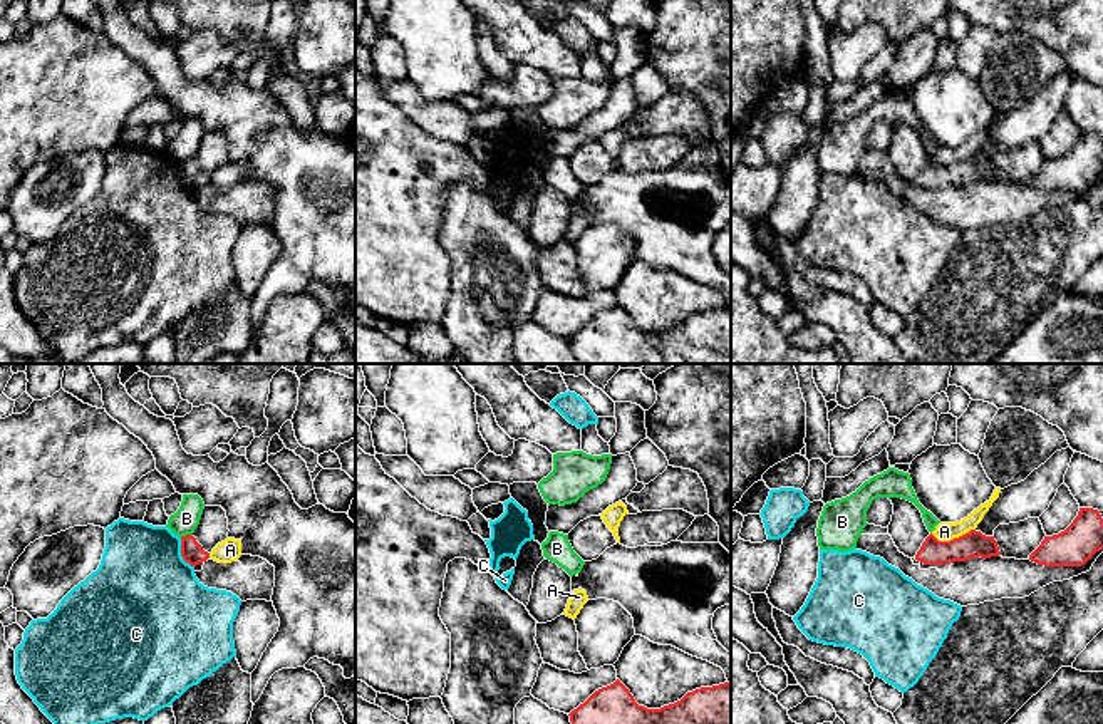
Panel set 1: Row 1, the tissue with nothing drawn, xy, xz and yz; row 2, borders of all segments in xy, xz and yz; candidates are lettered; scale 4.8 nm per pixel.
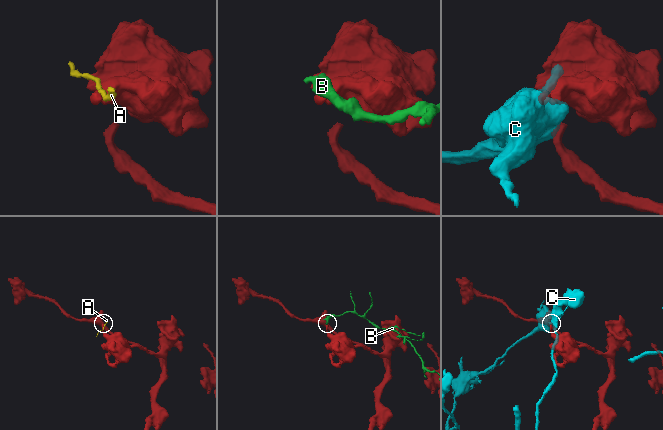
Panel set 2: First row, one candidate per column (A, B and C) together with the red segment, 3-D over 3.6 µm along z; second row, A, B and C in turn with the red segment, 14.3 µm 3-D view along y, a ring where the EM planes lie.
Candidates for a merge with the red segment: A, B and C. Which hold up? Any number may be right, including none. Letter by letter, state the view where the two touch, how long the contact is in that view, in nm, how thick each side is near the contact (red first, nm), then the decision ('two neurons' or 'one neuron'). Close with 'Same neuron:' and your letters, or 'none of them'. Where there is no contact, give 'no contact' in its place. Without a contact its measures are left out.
A: meets red in yz; contact 220 nm long; 130 nm thick on the red side, 100 nm on the other; two neurons
B: meets red in xy; contact 70 nm long; 110 nm thick on the red side, 120 nm on the other; two neurons
C: meets red in xy; contact 160 nm long; 110 nm thick on the red side, 480 nm on the other; two neurons
Same neuron: none of them

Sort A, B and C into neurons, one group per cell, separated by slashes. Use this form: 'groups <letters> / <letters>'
groups A B / C

